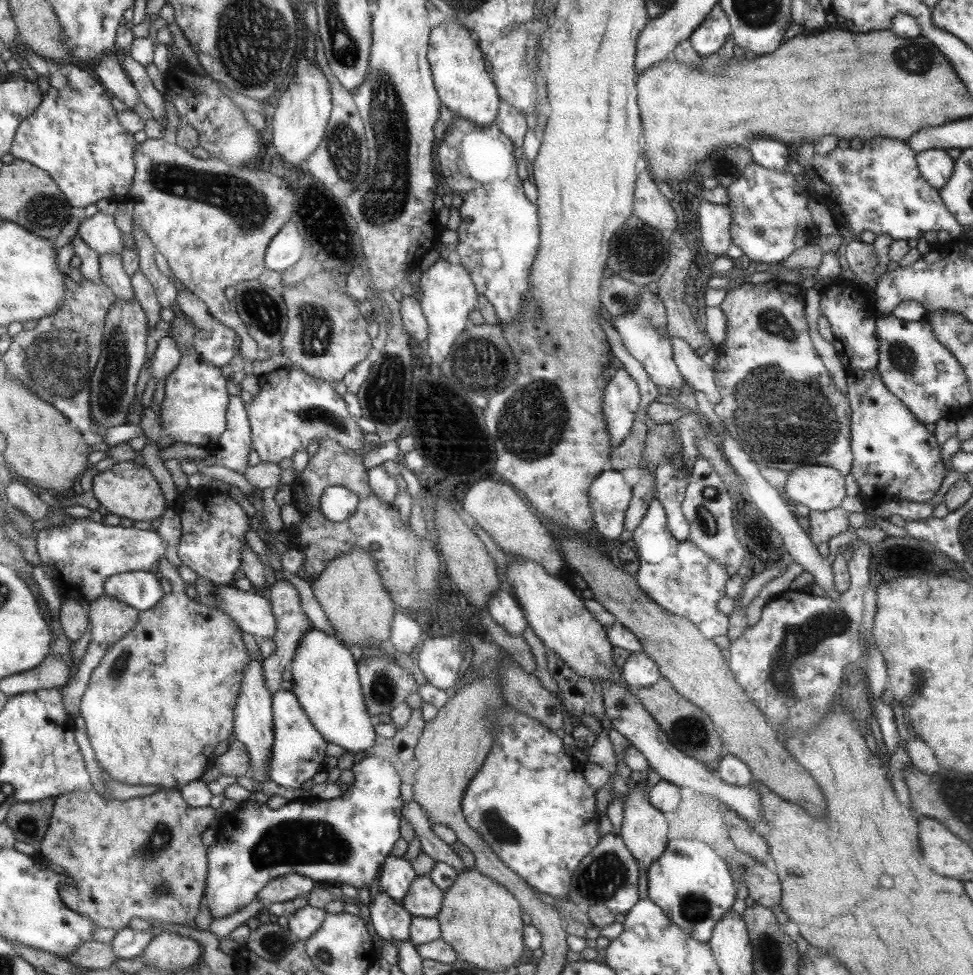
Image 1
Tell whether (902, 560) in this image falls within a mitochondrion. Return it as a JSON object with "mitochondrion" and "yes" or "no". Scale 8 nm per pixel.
{"mitochondrion":"no"}

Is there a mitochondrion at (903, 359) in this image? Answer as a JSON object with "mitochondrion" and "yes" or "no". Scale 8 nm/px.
{"mitochondrion":"yes"}

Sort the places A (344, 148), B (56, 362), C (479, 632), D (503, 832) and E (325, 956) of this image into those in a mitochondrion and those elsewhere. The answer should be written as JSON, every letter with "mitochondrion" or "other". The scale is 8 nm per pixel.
{"A":"mitochondrion","B":"mitochondrion","C":"other","D":"mitochondrion","E":"mitochondrion"}

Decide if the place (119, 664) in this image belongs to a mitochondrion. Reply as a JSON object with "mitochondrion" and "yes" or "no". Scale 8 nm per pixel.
{"mitochondrion":"yes"}

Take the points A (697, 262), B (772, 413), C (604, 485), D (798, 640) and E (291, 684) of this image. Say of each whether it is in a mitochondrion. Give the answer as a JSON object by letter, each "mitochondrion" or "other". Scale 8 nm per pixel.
{"A":"other","B":"mitochondrion","C":"other","D":"mitochondrion","E":"other"}

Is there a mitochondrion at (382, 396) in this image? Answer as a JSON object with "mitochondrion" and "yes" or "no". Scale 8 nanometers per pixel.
{"mitochondrion":"yes"}

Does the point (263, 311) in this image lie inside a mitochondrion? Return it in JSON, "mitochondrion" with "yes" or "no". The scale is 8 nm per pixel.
{"mitochondrion":"yes"}

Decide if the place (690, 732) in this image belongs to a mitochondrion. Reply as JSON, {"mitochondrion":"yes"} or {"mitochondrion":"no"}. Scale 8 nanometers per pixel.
{"mitochondrion":"yes"}

